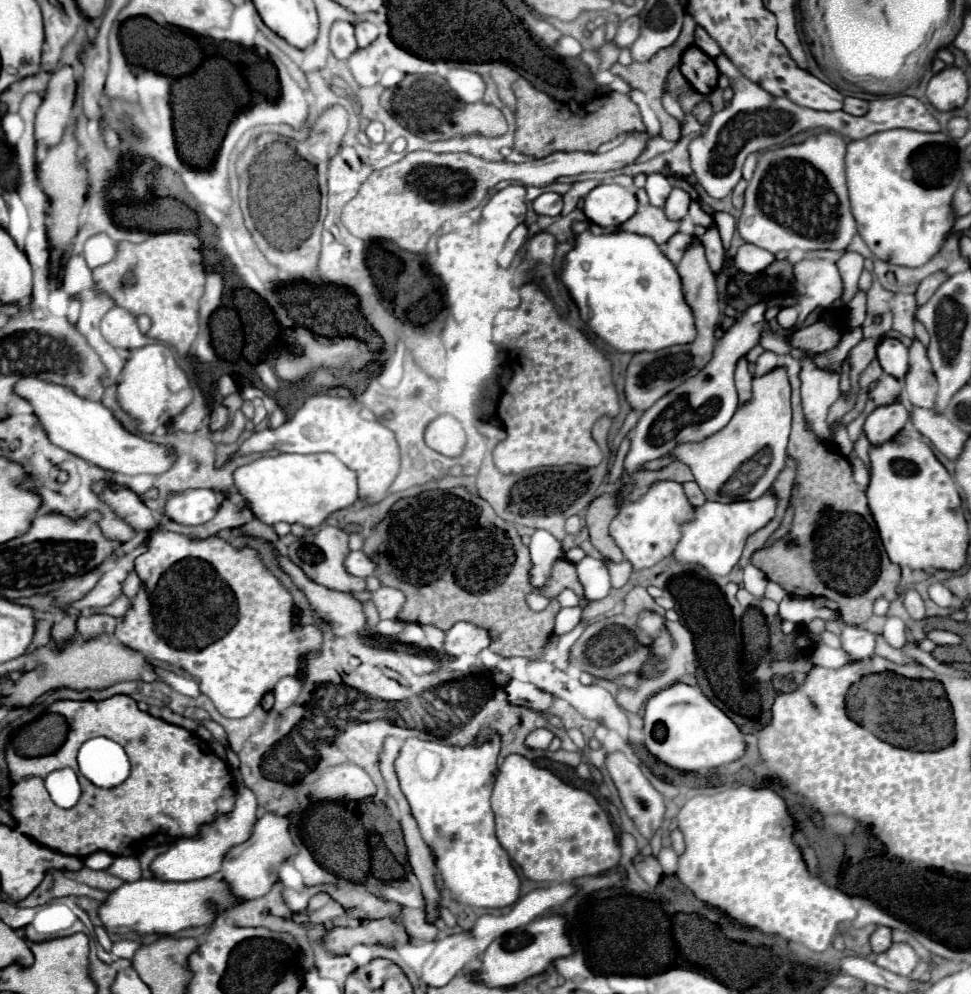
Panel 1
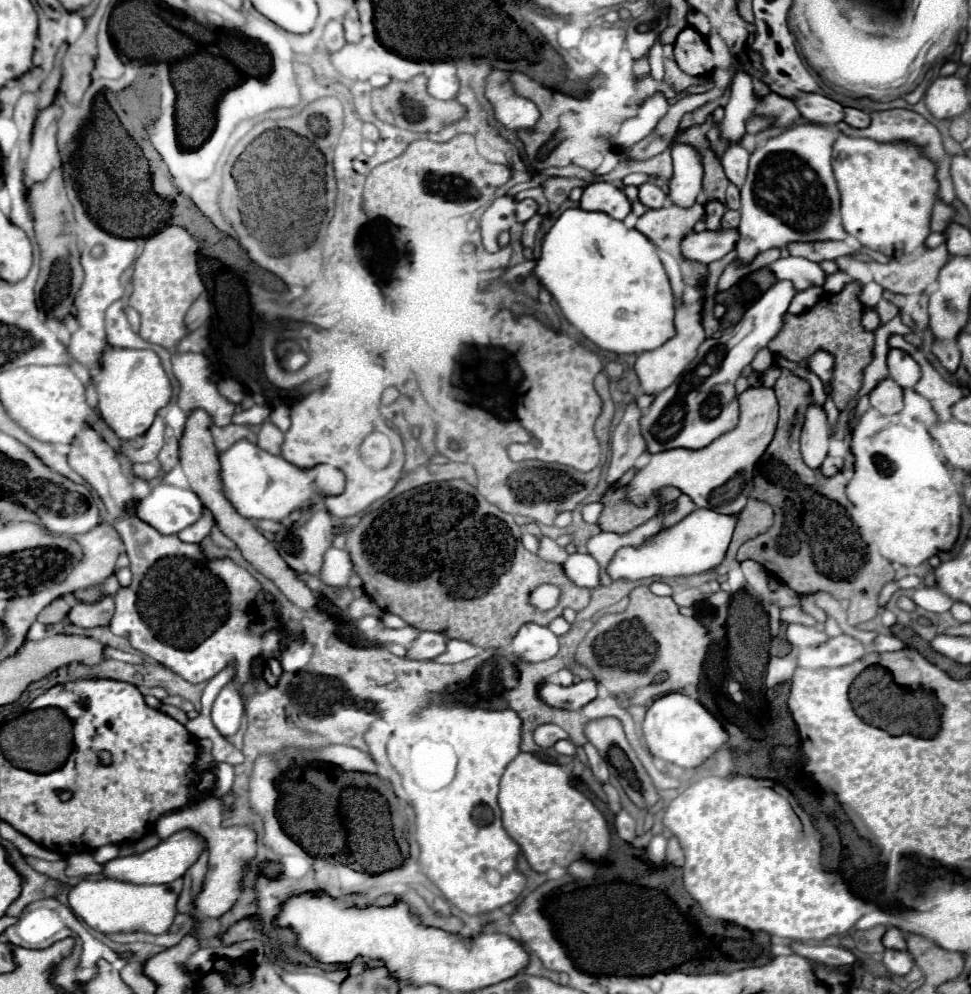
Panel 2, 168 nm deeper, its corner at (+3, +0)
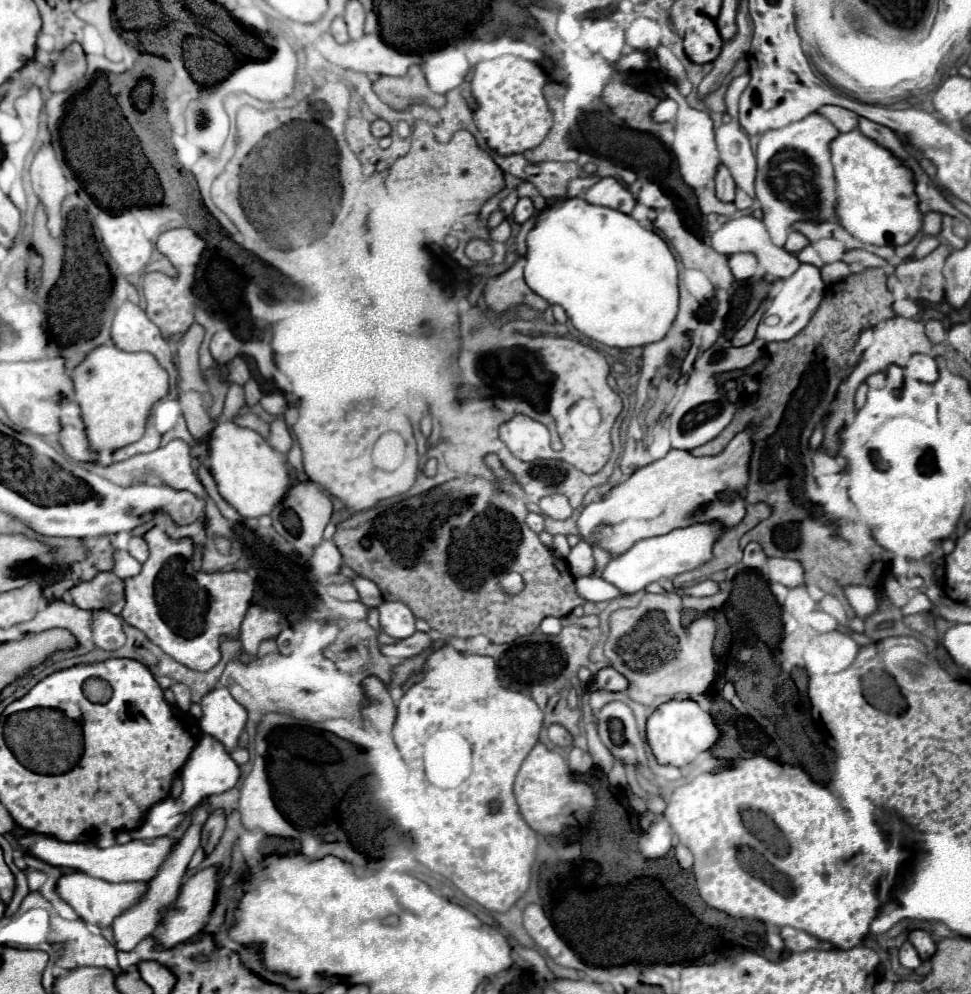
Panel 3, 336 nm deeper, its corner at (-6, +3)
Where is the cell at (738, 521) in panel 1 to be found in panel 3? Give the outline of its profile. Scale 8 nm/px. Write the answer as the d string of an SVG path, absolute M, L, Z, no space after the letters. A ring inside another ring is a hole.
M708 521L708 523L694 523L682 529L674 529L666 535L642 539L634 543L626 553L612 557L612 561L602 571L602 579L616 585L622 593L636 593L642 591L648 583L660 579L672 579L680 573L692 571L714 557L714 543L722 537L724 529L726 527L720 521Z

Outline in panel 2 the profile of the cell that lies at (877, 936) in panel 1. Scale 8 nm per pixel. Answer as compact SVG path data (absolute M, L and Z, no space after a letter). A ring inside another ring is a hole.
M889 928L883 936L883 944L885 948L895 948L895 950L905 950L905 934L899 928Z

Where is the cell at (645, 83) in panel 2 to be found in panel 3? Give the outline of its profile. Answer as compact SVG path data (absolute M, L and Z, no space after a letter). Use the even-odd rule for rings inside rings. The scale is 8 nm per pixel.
M664 81L662 89L666 93L666 97L674 99L678 103L678 115L676 115L676 139L672 145L673 160L678 165L678 171L684 179L686 185L690 185L692 189L702 189L708 187L718 171L720 159L718 159L718 149L716 149L716 141L714 141L714 129L712 129L712 119L708 115L708 111L698 111L694 107L690 107L686 103L686 99L678 93L676 85Z

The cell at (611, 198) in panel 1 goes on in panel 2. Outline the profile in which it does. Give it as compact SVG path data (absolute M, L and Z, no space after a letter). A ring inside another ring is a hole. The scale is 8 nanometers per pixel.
M591 182L583 190L579 204L583 210L605 212L617 220L623 220L631 212L631 202L623 194L623 190L609 182Z

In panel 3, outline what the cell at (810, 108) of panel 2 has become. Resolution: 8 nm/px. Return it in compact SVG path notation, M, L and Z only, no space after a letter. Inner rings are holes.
M824 105L818 113L824 115L828 121L832 121L840 133L852 131L858 125L858 115L854 111L838 107L838 105Z

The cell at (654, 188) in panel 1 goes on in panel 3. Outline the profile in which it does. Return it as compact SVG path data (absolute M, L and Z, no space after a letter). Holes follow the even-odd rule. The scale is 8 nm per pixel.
M644 183L642 185L642 191L638 193L638 203L644 203L646 207L652 207L652 209L666 209L670 205L670 197L656 185L656 183Z

